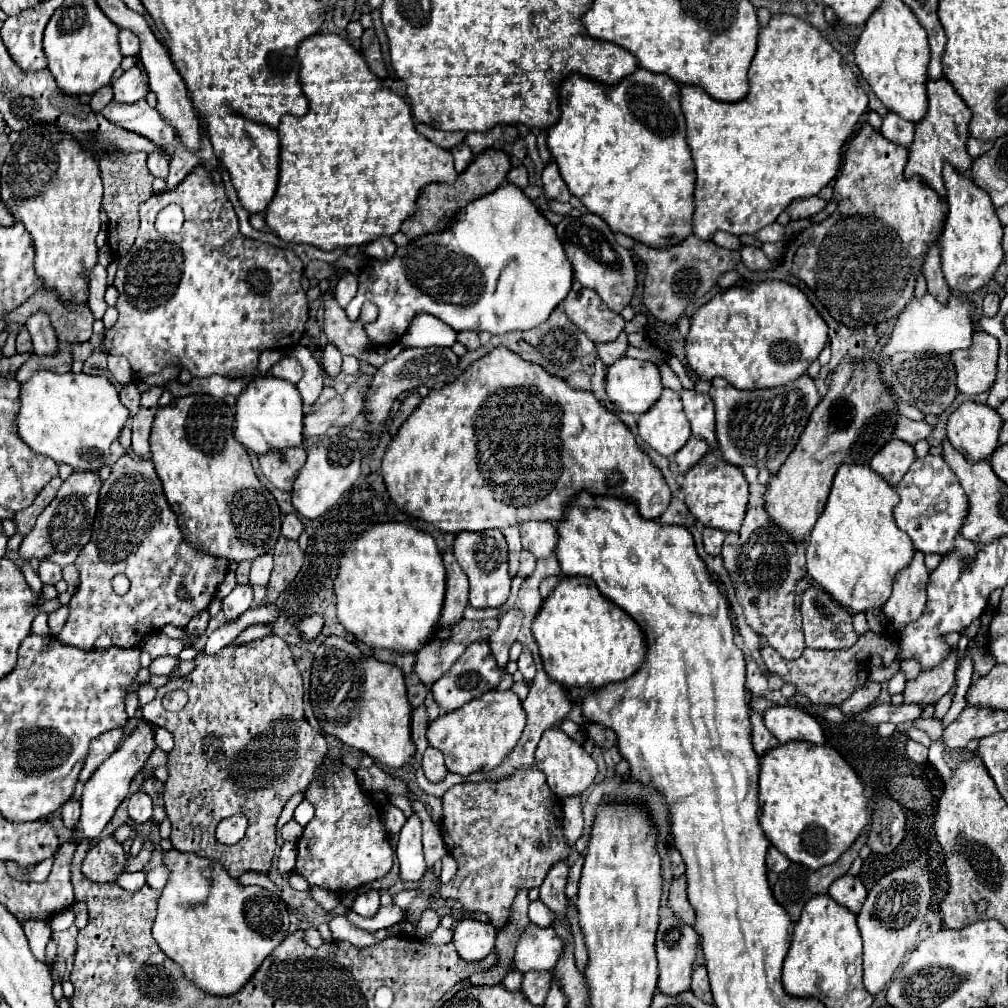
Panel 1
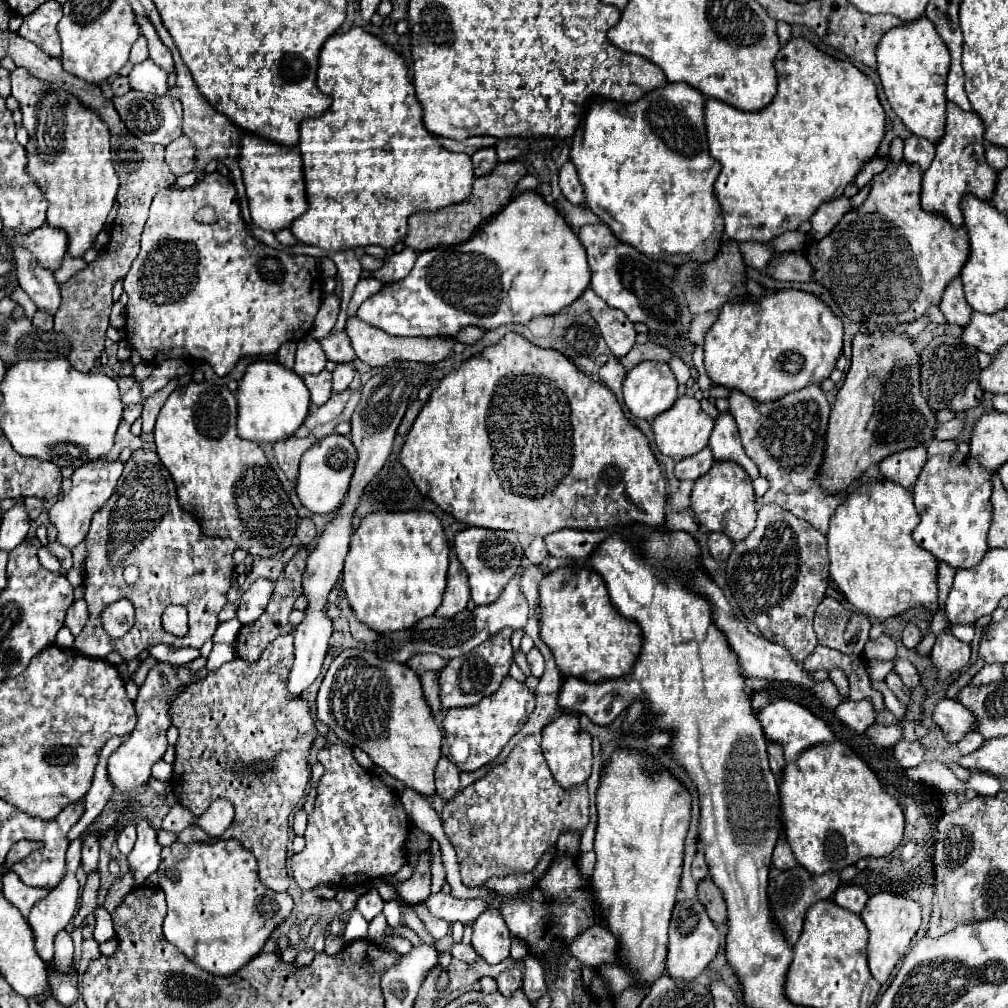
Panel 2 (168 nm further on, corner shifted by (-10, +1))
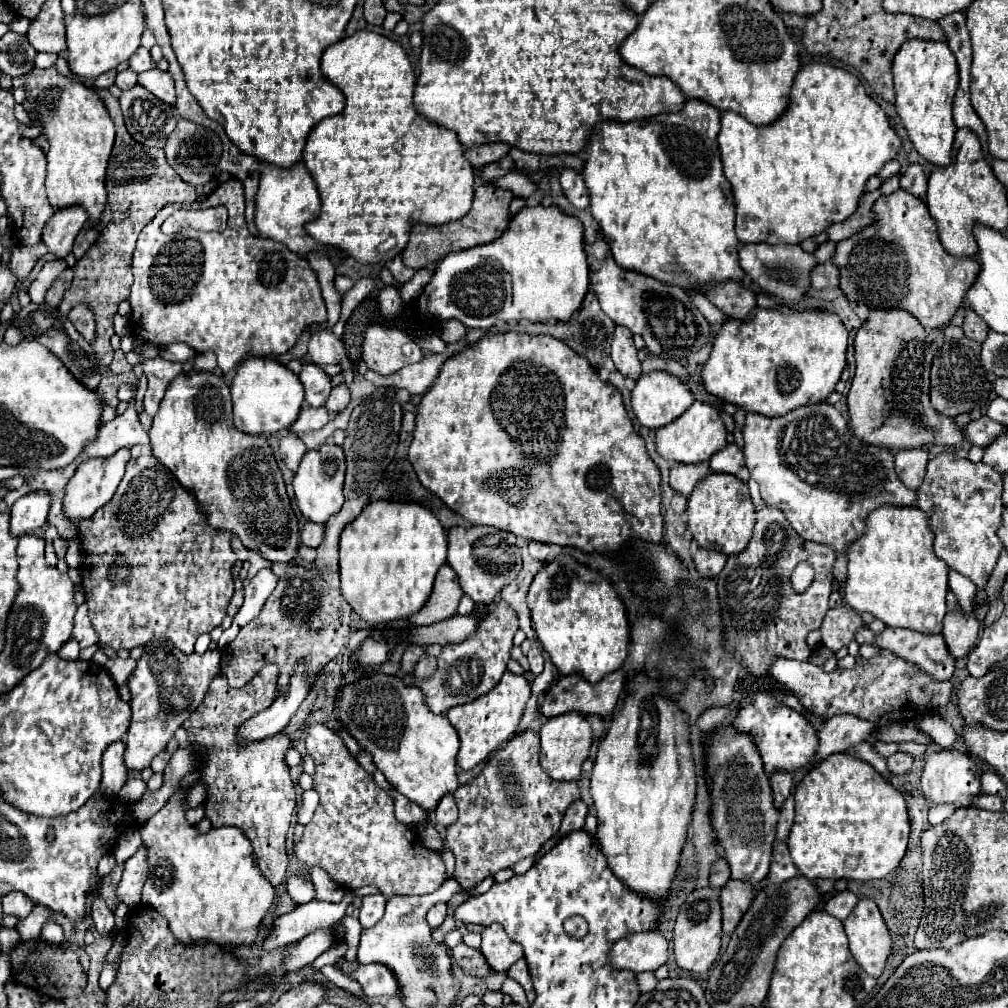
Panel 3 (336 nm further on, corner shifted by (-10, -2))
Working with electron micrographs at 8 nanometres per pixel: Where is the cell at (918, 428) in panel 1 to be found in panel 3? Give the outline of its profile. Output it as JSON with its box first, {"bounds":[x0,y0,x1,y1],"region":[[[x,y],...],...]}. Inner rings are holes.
{"bounds":[962,416,1004,448],"region":[[[982,416],[980,420],[968,422],[968,424],[962,428],[962,432],[964,432],[966,442],[984,448],[984,446],[988,446],[988,442],[992,442],[994,438],[1000,436],[1002,428],[1004,428],[1004,426],[1002,426],[1000,422],[994,422],[994,420],[990,420],[988,416]]]}

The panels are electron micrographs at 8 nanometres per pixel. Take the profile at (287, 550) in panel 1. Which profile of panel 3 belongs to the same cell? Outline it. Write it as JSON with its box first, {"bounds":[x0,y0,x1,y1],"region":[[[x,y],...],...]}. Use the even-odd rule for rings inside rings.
{"bounds":[222,564,352,694],"region":[[[292,564],[280,576],[278,586],[266,600],[258,618],[240,630],[240,634],[222,650],[222,674],[228,676],[230,686],[242,688],[252,680],[256,670],[274,662],[280,668],[278,694],[284,692],[288,676],[298,658],[306,658],[312,664],[312,678],[316,678],[326,662],[338,656],[350,636],[352,608],[342,594],[322,582],[312,570],[300,564]]]}

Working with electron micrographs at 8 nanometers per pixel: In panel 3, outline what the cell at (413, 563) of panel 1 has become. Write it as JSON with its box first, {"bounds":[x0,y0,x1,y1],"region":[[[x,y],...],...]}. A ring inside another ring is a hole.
{"bounds":[340,502,446,622],"region":[[[370,502],[340,538],[340,592],[364,622],[394,622],[414,616],[428,602],[438,568],[446,564],[446,532],[438,518],[416,502]]]}

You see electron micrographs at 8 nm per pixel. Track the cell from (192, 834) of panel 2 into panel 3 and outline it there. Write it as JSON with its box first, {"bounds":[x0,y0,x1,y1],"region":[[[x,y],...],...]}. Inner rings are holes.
{"bounds":[184,664,296,888],"region":[[[266,664],[240,690],[232,688],[224,674],[216,674],[208,686],[206,698],[184,722],[184,730],[192,744],[206,750],[200,752],[200,780],[206,782],[208,792],[204,800],[206,818],[212,822],[212,828],[236,826],[246,834],[262,874],[274,888],[286,880],[288,856],[284,840],[296,808],[296,788],[290,778],[290,766],[286,764],[286,752],[292,748],[292,740],[282,730],[282,734],[274,734],[274,738],[266,738],[266,742],[246,742],[246,746],[238,746],[238,726],[274,702],[276,682],[278,666],[274,664]]]}

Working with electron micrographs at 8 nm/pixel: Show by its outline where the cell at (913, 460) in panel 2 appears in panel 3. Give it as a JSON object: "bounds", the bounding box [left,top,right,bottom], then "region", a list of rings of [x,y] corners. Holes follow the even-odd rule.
{"bounds":[894,448,928,490],"region":[[[924,448],[900,450],[894,456],[896,474],[904,486],[910,486],[910,490],[916,490],[922,484],[926,474],[926,464],[928,464],[928,452]]]}

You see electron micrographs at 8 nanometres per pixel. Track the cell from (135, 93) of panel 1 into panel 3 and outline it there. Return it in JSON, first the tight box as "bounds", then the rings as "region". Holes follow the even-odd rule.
{"bounds":[138,68,176,104],"region":[[[150,68],[146,72],[138,74],[138,84],[142,88],[146,88],[148,92],[152,92],[156,98],[160,98],[166,104],[174,104],[176,94],[174,94],[174,80],[170,76],[170,72],[162,72],[158,68]]]}

